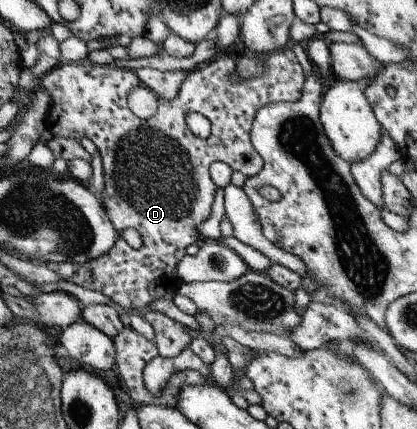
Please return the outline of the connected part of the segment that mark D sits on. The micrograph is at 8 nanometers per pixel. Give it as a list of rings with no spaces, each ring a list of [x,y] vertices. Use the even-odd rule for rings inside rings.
[[[290,46],[271,53],[256,54],[256,57],[264,63],[264,71],[258,77],[244,79],[244,81],[232,81],[230,75],[234,73],[236,59],[227,57],[226,54],[217,54],[213,59],[199,65],[194,70],[186,73],[184,81],[178,85],[174,99],[157,99],[156,113],[142,121],[130,112],[126,105],[126,97],[131,89],[139,85],[139,81],[133,71],[124,67],[116,67],[114,64],[97,65],[87,58],[79,63],[57,64],[50,72],[46,72],[38,84],[48,91],[52,99],[48,117],[44,123],[45,130],[51,137],[68,137],[74,141],[88,139],[92,141],[95,149],[102,158],[102,175],[104,187],[102,187],[101,207],[114,231],[132,228],[142,238],[142,246],[132,249],[118,237],[112,245],[112,249],[102,257],[96,257],[92,261],[86,261],[84,265],[76,265],[66,262],[64,265],[48,266],[58,277],[66,282],[72,282],[87,290],[100,292],[108,297],[112,303],[116,303],[124,311],[132,311],[144,317],[150,323],[154,333],[154,345],[159,357],[176,357],[180,351],[192,344],[192,339],[186,329],[180,323],[172,321],[160,311],[150,311],[150,303],[177,292],[177,286],[183,282],[176,277],[176,264],[185,255],[188,245],[201,241],[196,231],[198,223],[202,223],[208,215],[213,203],[215,186],[209,177],[208,168],[213,161],[224,162],[233,171],[242,173],[250,178],[259,173],[262,168],[260,155],[252,149],[249,132],[251,124],[260,107],[271,102],[294,102],[300,99],[305,76],[292,52]],[[188,111],[200,113],[210,125],[210,134],[205,139],[192,135],[186,129],[184,115]]]

